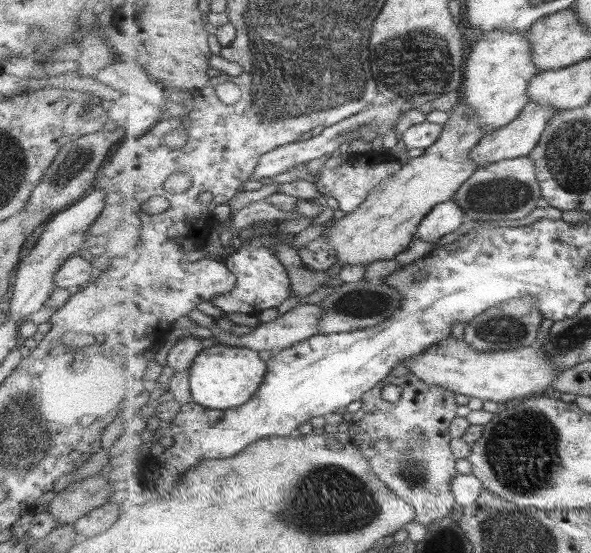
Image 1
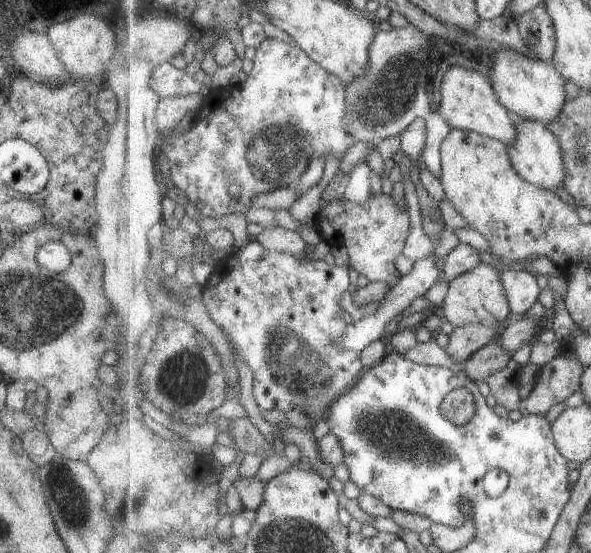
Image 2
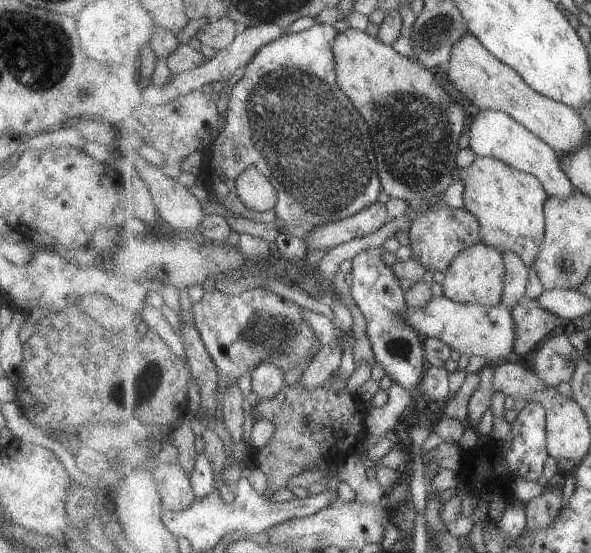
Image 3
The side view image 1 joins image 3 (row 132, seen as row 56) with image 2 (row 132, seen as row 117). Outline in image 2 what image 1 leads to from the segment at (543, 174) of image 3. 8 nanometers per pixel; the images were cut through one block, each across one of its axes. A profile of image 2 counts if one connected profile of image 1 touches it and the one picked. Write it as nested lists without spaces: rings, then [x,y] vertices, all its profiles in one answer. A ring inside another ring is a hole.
[[[451,66],[441,84],[440,114],[452,129],[462,129],[513,145],[518,136],[519,120],[500,102],[490,77],[461,66]]]

